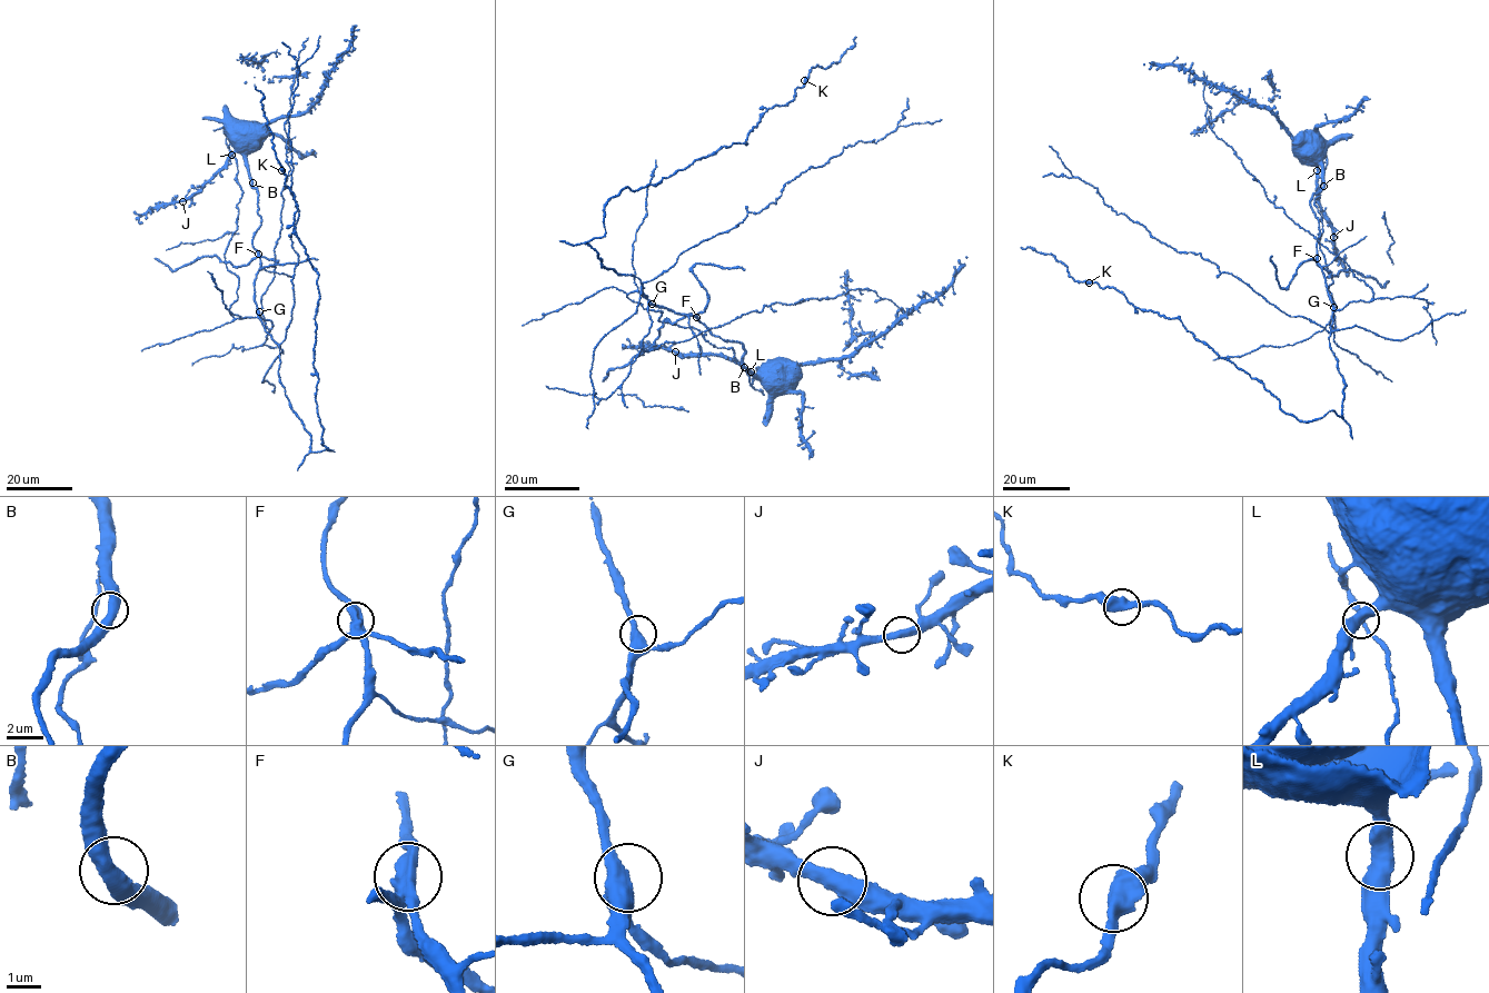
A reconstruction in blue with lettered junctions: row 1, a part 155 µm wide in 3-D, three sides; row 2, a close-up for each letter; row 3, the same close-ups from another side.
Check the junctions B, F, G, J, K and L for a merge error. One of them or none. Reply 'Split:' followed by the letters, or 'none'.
Split: F

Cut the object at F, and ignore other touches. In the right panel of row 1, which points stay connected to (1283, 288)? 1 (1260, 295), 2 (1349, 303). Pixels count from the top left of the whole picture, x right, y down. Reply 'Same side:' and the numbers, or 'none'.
Same side: none

